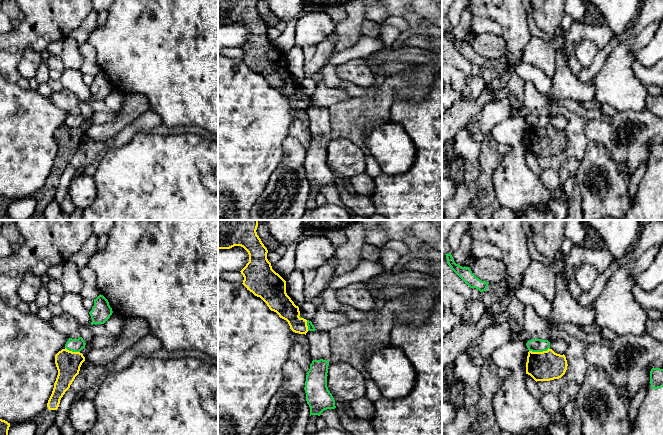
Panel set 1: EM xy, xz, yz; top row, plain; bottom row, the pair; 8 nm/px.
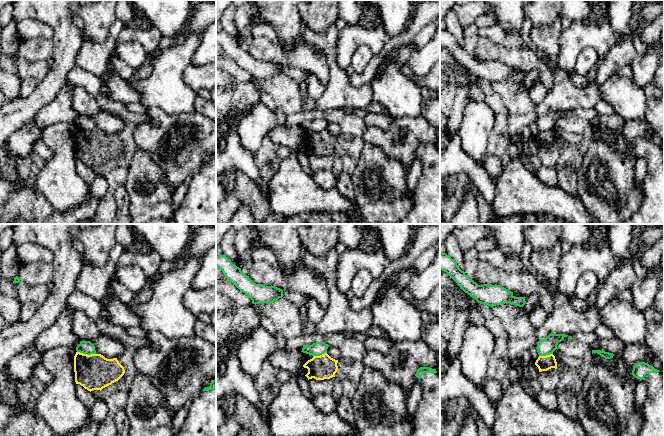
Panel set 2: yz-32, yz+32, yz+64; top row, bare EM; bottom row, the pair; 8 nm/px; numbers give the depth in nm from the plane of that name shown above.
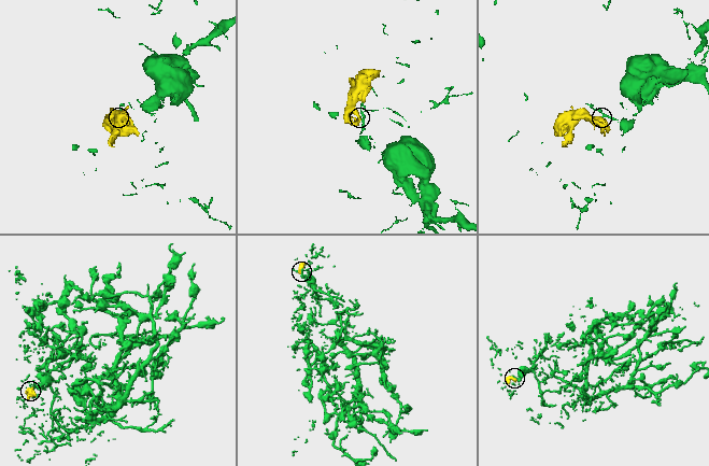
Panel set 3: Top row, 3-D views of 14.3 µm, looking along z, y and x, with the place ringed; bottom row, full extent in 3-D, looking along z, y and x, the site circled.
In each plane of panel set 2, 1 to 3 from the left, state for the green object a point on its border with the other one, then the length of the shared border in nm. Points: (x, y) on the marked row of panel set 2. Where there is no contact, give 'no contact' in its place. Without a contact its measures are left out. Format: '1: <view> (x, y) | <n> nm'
1: yz-32 (86, 354) | 150 nm
2: yz+32 (320, 355) | 120 nm
3: yz+64 (546, 355) | 110 nm

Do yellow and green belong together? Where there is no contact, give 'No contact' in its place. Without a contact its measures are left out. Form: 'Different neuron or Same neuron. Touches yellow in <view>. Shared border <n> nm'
Different neuron. Touches yellow in yz. Shared border 170 nm

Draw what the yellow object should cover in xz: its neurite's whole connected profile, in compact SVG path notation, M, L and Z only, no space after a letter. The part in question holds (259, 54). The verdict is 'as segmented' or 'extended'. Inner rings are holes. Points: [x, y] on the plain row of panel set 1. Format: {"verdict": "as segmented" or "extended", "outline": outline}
{"verdict": "as segmented", "outline": "M218 0L218 25L243 23L249 30L249 38L240 47L244 53L242 60L255 72L260 73L271 87L286 96L293 108L306 111L308 108L307 96L299 93L299 83L286 69L286 57L272 45L271 39L267 35L268 26L257 11L257 3L258 0Z"}

